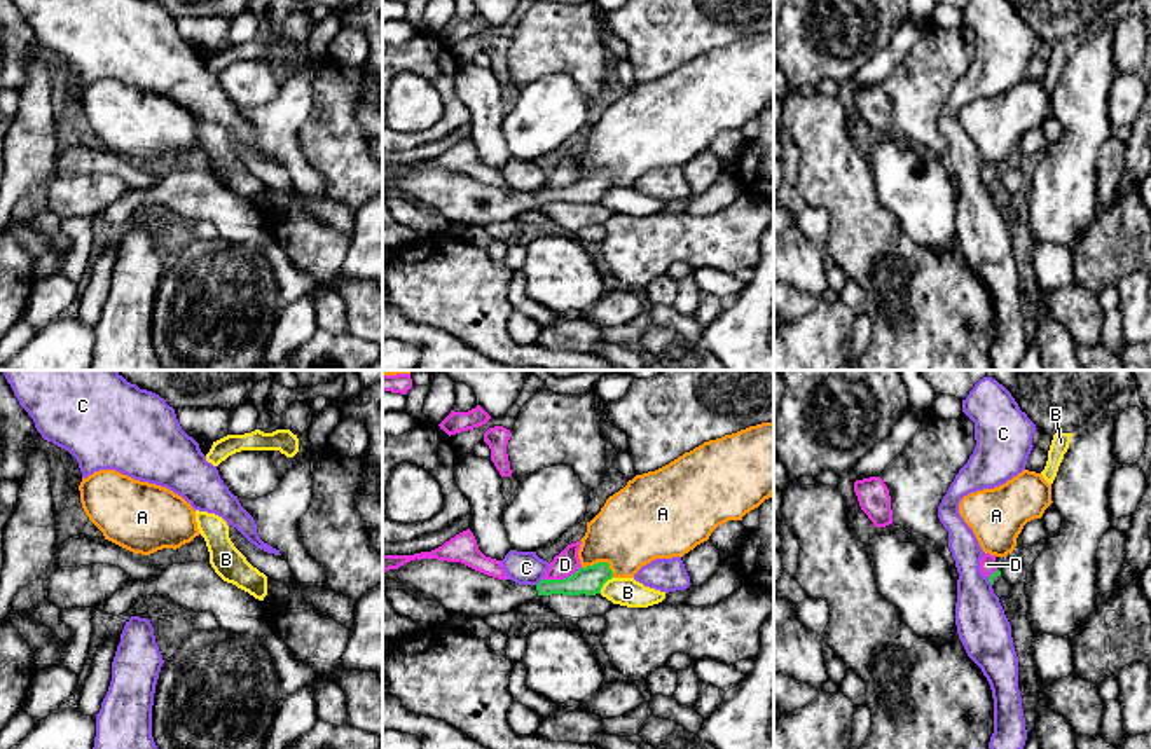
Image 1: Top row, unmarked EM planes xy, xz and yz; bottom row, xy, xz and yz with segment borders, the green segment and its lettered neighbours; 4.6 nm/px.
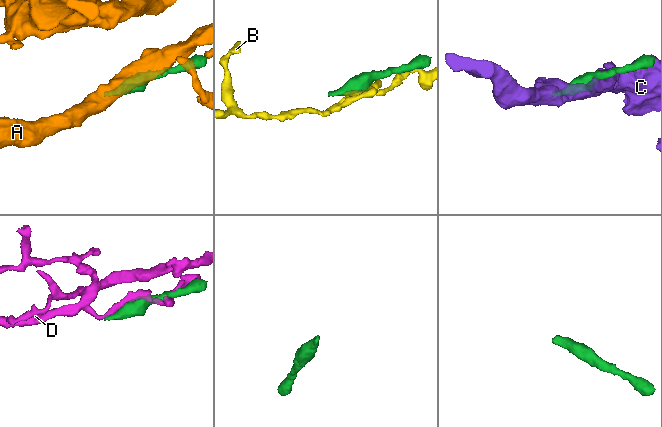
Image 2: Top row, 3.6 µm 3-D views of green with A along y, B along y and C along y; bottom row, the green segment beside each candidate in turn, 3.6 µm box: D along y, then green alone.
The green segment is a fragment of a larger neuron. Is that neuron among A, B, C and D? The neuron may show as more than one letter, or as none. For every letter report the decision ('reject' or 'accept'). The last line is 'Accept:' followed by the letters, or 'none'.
A: reject
B: reject
C: reject
D: reject
Accept: none

